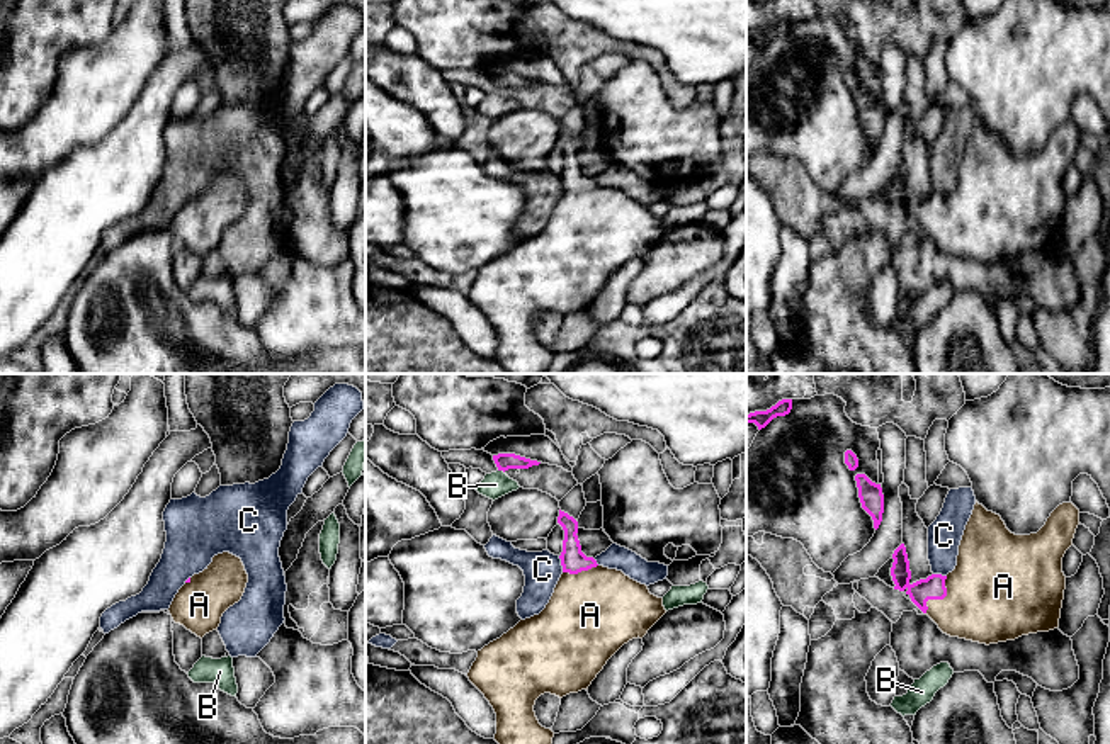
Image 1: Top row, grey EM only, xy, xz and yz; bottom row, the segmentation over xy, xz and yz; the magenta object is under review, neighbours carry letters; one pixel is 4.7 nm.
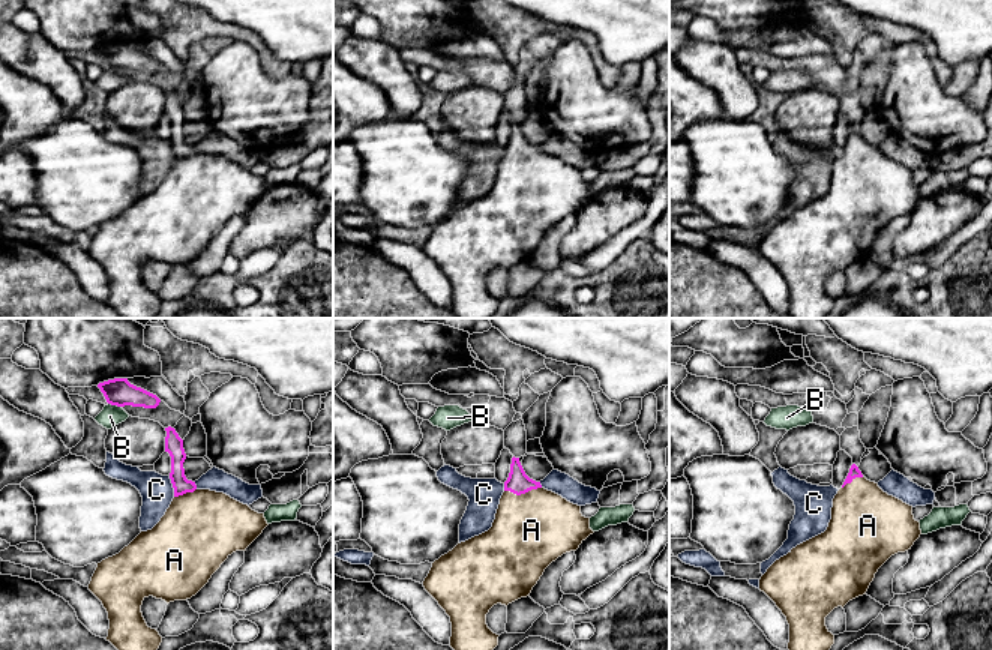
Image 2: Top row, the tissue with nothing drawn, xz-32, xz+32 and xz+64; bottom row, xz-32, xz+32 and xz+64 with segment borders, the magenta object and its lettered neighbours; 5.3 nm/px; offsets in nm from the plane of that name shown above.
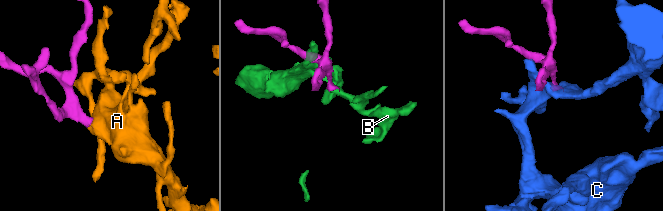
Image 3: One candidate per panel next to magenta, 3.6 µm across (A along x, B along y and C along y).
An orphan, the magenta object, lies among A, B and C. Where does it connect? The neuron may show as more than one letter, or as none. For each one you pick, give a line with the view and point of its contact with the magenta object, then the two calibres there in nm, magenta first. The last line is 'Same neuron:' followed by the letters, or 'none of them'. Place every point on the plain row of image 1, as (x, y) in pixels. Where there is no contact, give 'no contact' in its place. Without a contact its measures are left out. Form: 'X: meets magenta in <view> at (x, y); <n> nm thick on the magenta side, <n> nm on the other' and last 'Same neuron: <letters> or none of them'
A: meets magenta in yz at (939, 218); 110 nm thick on the magenta side, 440 nm on the other
Same neuron: A

